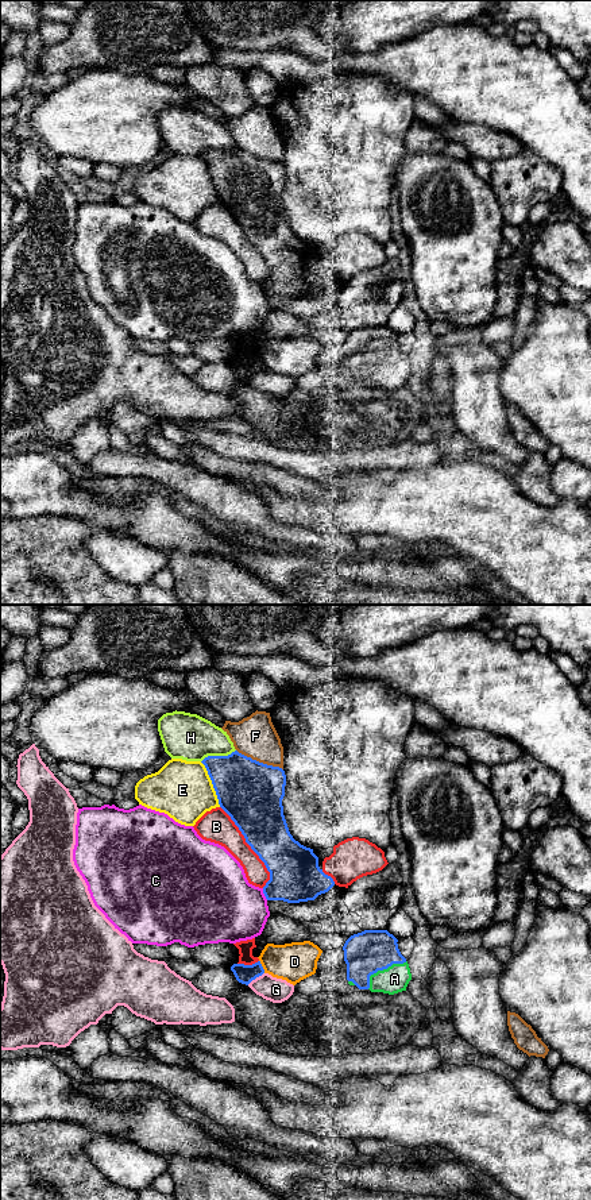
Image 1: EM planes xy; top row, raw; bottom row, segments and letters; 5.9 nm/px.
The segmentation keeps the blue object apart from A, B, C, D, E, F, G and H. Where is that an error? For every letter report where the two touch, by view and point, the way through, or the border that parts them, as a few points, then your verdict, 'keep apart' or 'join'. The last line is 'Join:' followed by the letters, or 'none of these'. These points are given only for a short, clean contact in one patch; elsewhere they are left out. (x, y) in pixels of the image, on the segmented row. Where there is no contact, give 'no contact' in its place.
A: xy (382, 969) | across xy (364, 953), (382, 969), (394, 979) | join
B: xy (250, 845) | keep apart
C: xy (263, 892) | keep apart
D: xy (262, 967) | keep apart
E: xy (212, 783) | keep apart
F: xy (258, 761) | keep apart
G: xy (255, 977) | along xy (263, 972), (247, 984) | keep apart
H: xy (217, 756) | keep apart
Join: A

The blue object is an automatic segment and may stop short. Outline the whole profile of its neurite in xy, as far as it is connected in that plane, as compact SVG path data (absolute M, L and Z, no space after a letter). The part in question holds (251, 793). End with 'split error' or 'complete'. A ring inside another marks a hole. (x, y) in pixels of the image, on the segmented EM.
M237 751L228 756L208 756L201 763L220 807L270 872L270 880L263 887L267 900L314 900L335 885L333 879L318 867L313 849L301 845L289 831L282 806L286 786L282 768L259 763Z; complete

